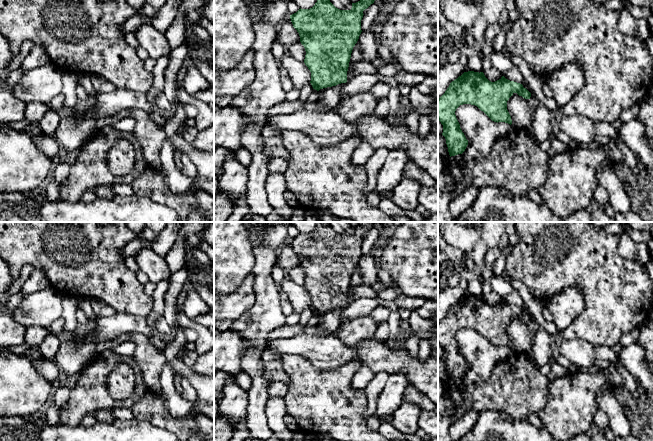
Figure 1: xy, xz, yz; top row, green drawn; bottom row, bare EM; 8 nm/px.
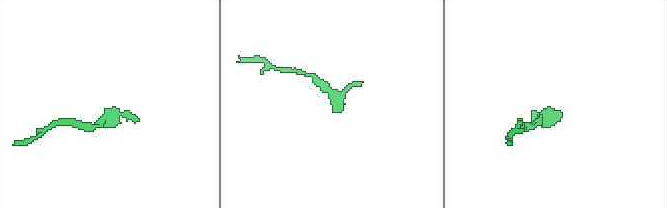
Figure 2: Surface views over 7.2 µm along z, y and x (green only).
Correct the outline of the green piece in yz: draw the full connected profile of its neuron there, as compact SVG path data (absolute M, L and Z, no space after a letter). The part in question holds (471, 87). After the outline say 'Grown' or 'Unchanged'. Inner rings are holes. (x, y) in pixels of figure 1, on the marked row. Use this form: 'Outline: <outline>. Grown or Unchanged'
Outline: M468 71L452 81L438 98L438 121L443 125L442 135L446 139L450 157L462 154L468 145L455 115L456 109L463 104L475 105L492 121L511 125L507 101L514 93L525 99L531 97L531 93L522 84L504 76L491 82L483 72Z. Unchanged

